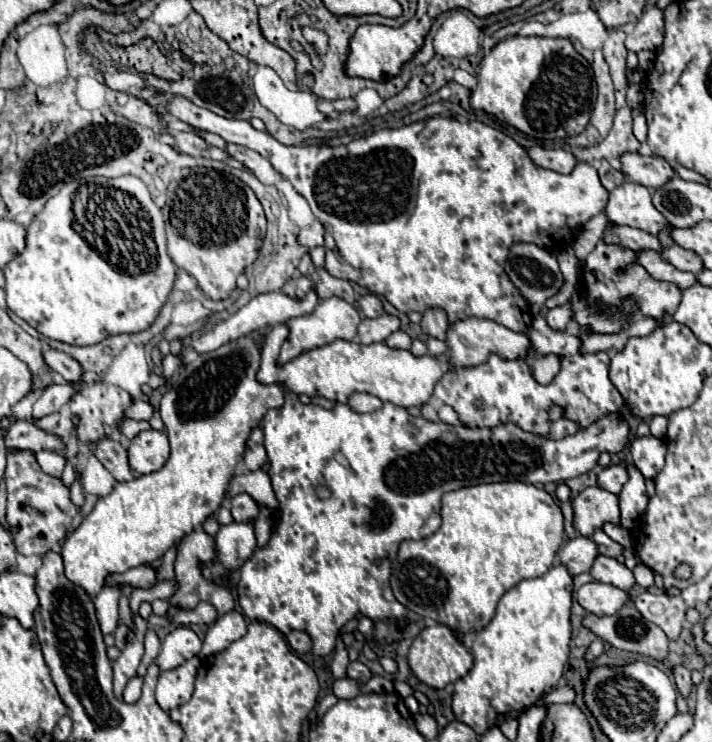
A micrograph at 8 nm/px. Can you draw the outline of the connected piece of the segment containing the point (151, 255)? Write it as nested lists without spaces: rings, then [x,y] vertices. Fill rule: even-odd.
[[[118,176],[118,178],[78,178],[68,182],[56,196],[52,196],[44,210],[36,216],[36,220],[28,226],[26,230],[26,248],[22,254],[18,254],[14,260],[10,260],[4,268],[4,292],[6,292],[6,304],[8,308],[22,320],[26,320],[32,328],[36,328],[40,334],[52,340],[60,340],[72,346],[92,346],[98,344],[100,340],[114,336],[114,334],[124,334],[124,332],[140,332],[152,324],[156,318],[156,312],[164,306],[172,286],[174,286],[174,274],[176,274],[176,264],[166,252],[166,232],[164,232],[164,218],[162,210],[152,202],[150,192],[146,184],[136,178],[136,176]]]

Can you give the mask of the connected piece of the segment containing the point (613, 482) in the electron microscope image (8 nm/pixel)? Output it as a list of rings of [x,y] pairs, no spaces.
[[[614,464],[608,468],[602,468],[598,474],[598,486],[612,494],[618,494],[626,480],[628,480],[628,474],[624,472],[624,468],[614,468]]]

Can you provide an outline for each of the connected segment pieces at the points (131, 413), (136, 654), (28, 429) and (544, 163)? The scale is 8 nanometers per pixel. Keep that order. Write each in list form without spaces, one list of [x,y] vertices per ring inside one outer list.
[[[134,400],[124,412],[124,418],[132,418],[132,420],[150,420],[150,416],[152,416],[152,406],[142,400]]]
[[[136,616],[136,638],[126,644],[120,658],[112,664],[114,668],[114,694],[122,696],[128,680],[136,674],[140,660],[144,656],[144,634],[146,634],[146,620]]]
[[[28,420],[10,424],[8,434],[6,434],[6,446],[22,448],[22,450],[28,448],[32,452],[42,452],[42,450],[62,452],[62,450],[66,450],[66,442],[60,436],[46,432]]]
[[[536,146],[530,148],[528,152],[532,152],[532,160],[536,160],[536,164],[560,174],[570,174],[578,164],[578,158],[568,150],[548,150]]]

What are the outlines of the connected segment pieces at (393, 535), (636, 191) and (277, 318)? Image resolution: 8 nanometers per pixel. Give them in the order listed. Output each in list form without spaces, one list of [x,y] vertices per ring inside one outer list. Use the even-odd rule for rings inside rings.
[[[286,392],[282,408],[272,408],[264,414],[262,430],[266,436],[264,446],[266,446],[268,462],[270,462],[268,474],[270,474],[270,480],[274,486],[274,494],[280,502],[280,522],[278,522],[276,530],[272,532],[268,544],[264,548],[256,550],[250,556],[250,560],[246,560],[246,564],[240,568],[238,602],[242,606],[242,612],[248,618],[256,618],[260,622],[272,624],[282,634],[288,634],[290,630],[302,630],[302,632],[310,634],[312,654],[322,656],[322,658],[326,658],[334,652],[338,630],[348,620],[352,620],[356,614],[368,616],[370,620],[406,618],[406,608],[394,598],[394,594],[390,590],[390,562],[396,558],[398,546],[402,540],[408,540],[408,538],[420,540],[420,538],[426,538],[432,532],[436,532],[436,528],[440,528],[440,498],[444,492],[458,490],[462,486],[474,486],[474,484],[484,484],[484,482],[506,482],[506,480],[518,480],[518,482],[526,482],[526,484],[548,484],[548,482],[560,484],[574,476],[590,472],[596,466],[598,456],[604,450],[608,454],[616,454],[624,448],[624,444],[628,440],[628,424],[618,414],[606,416],[604,420],[596,420],[596,424],[590,424],[586,430],[580,430],[574,436],[566,436],[562,440],[550,440],[550,438],[532,436],[530,432],[520,432],[520,428],[516,428],[514,424],[506,424],[500,428],[464,428],[464,426],[446,426],[442,422],[428,422],[422,416],[412,416],[412,414],[408,414],[406,408],[388,404],[388,402],[384,402],[378,410],[368,412],[368,414],[354,412],[348,404],[338,404],[334,410],[324,410],[316,404],[302,404],[298,394],[294,394],[294,392]]]
[[[622,182],[610,192],[606,216],[612,224],[624,224],[648,234],[658,234],[668,226],[668,220],[654,208],[648,188],[636,182]]]
[[[312,286],[312,292],[308,292],[308,296],[304,300],[292,300],[288,298],[286,294],[276,294],[276,292],[270,292],[270,294],[264,294],[264,296],[256,296],[252,298],[244,308],[240,308],[236,314],[232,314],[230,318],[226,318],[224,322],[216,324],[214,330],[210,330],[208,334],[204,334],[200,340],[194,342],[194,350],[196,352],[212,352],[216,348],[220,348],[222,344],[226,344],[228,340],[236,340],[240,336],[246,336],[248,332],[254,332],[254,330],[260,330],[264,326],[274,326],[274,324],[280,324],[280,322],[286,322],[290,318],[296,318],[296,316],[302,316],[304,312],[310,312],[316,304],[314,300],[318,300],[318,294],[316,294],[316,286]]]

